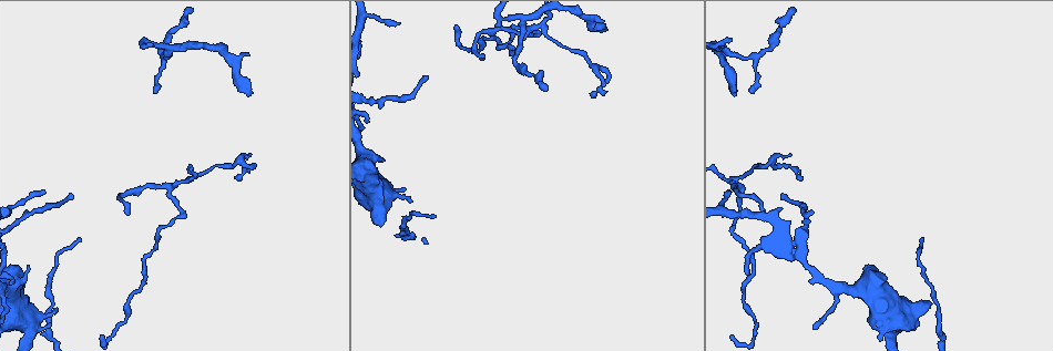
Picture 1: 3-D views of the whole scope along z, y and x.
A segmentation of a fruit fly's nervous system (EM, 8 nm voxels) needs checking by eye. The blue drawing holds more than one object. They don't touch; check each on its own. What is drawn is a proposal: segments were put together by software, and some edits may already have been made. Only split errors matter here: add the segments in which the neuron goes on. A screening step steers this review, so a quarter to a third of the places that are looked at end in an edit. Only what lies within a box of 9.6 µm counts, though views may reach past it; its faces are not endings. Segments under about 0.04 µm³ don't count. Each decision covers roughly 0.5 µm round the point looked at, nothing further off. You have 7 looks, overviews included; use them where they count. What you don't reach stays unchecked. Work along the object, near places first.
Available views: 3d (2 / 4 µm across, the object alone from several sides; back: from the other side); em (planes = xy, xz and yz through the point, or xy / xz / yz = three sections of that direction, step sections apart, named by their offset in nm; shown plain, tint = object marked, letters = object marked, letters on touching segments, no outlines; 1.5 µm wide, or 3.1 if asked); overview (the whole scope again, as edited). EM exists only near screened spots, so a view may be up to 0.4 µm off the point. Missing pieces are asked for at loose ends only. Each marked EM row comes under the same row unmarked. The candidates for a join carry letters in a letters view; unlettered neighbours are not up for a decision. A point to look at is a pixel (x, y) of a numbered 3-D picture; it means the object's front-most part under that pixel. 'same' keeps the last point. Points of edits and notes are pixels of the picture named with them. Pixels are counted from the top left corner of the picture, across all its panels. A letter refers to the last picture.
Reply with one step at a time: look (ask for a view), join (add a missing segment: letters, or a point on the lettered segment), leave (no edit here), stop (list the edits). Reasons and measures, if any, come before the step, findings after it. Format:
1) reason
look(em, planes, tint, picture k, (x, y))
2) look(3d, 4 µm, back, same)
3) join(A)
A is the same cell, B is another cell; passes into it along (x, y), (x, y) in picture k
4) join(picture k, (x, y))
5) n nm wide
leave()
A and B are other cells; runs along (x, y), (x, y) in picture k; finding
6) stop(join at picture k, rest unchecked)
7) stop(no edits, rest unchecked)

an open end
look(em, planes, letters, picture 1, (790, 155))

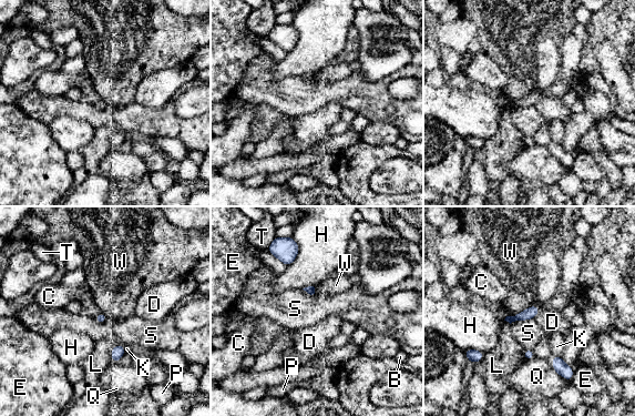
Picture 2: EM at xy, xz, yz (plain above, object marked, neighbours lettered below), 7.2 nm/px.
W touches over 220 nm
leave()
B, C, D, E, H, K, L, P, Q, S, T and W are other cells; none of them fits

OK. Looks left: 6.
an open end
look(3d, 2 µm, picture 1, (602, 28))

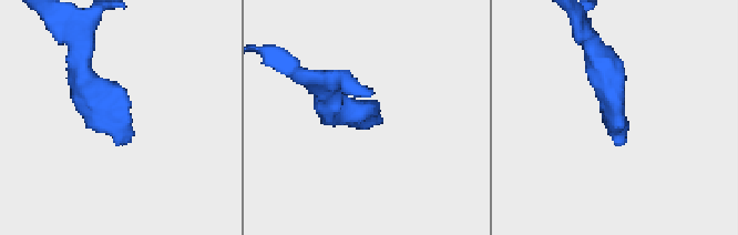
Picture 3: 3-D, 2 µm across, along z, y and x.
look(em, xy, step 4, tint, picture 3, (364, 119))

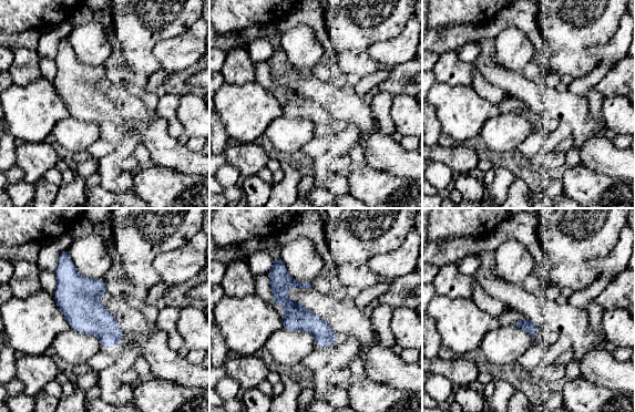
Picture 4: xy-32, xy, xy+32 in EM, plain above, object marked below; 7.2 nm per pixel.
look(em, xy, step 4, letters, same)

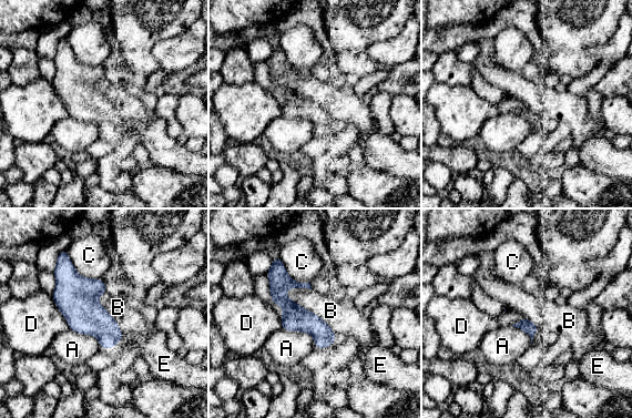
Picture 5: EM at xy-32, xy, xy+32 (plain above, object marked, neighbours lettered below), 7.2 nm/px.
B touches over 420 nm
join(E)
E is the same cell, A, B, C and D are other cells; it goes on there

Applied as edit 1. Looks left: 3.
tapers out
look(3d, 2 µm, picture 1, (484, 56))

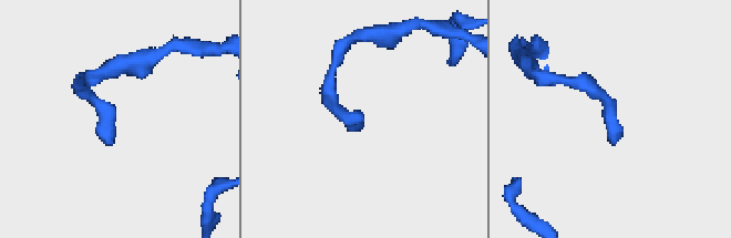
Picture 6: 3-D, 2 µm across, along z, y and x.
now the EM
look(em, xy, step 8, letters, picture 6, (358, 123))

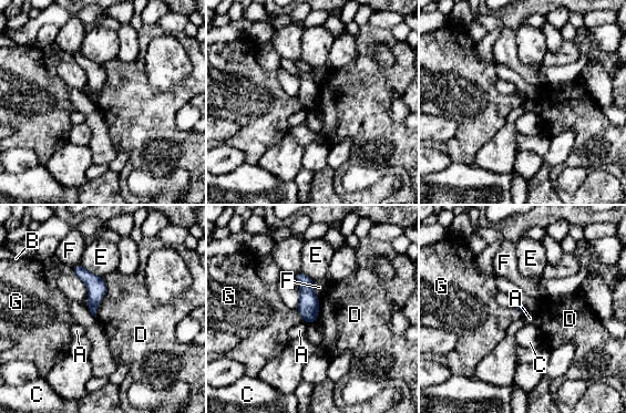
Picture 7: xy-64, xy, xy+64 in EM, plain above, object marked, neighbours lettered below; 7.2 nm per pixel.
D touches over 300 nm
leave()
A, B, C, D, E, F and G are other cells; none of them fits

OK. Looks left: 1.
stop(join at picture 5, rest unchecked)

